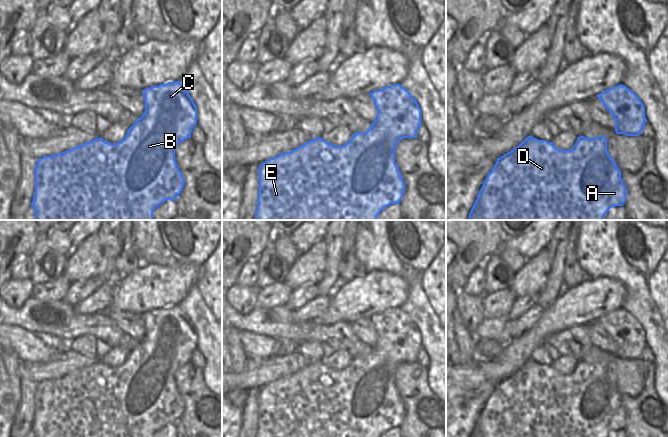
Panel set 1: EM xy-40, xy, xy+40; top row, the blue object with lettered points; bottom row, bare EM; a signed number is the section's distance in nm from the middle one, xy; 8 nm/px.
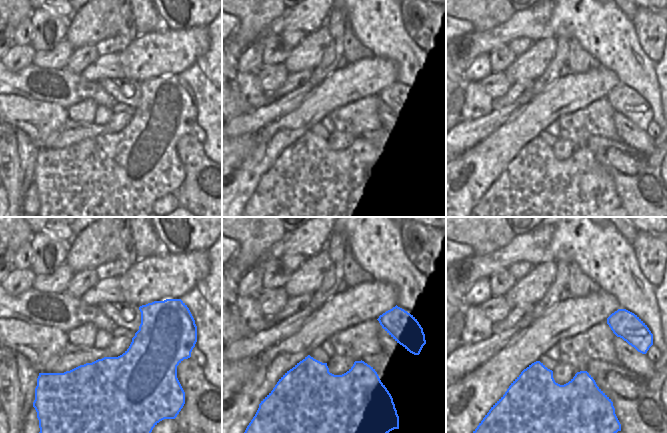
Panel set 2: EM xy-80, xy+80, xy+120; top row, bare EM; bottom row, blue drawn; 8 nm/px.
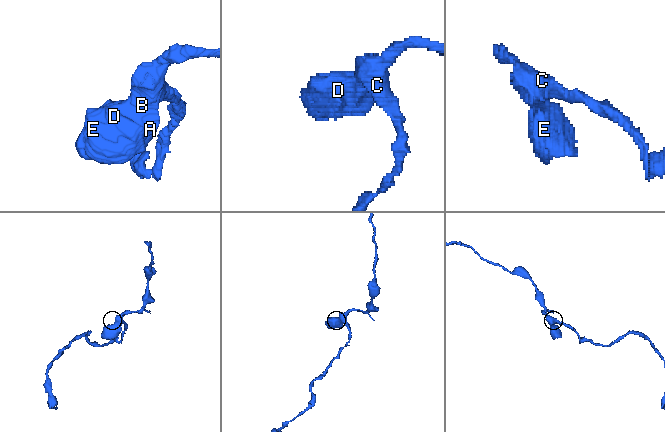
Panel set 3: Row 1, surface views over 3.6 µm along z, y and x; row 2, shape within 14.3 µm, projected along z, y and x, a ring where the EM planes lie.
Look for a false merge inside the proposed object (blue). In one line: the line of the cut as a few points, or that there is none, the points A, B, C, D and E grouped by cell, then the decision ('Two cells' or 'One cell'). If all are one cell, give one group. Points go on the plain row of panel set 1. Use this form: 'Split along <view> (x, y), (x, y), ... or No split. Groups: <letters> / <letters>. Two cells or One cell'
No split. Groups: A B C D E. One cell

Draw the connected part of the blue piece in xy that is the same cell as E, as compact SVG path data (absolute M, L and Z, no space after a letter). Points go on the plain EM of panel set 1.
M400 308L374 314L369 319L375 327L377 343L366 356L354 357L342 370L315 362L260 389L255 437L380 437L390 428L400 427L405 407L395 387L395 371L404 362L417 362L421 333L415 322Z

